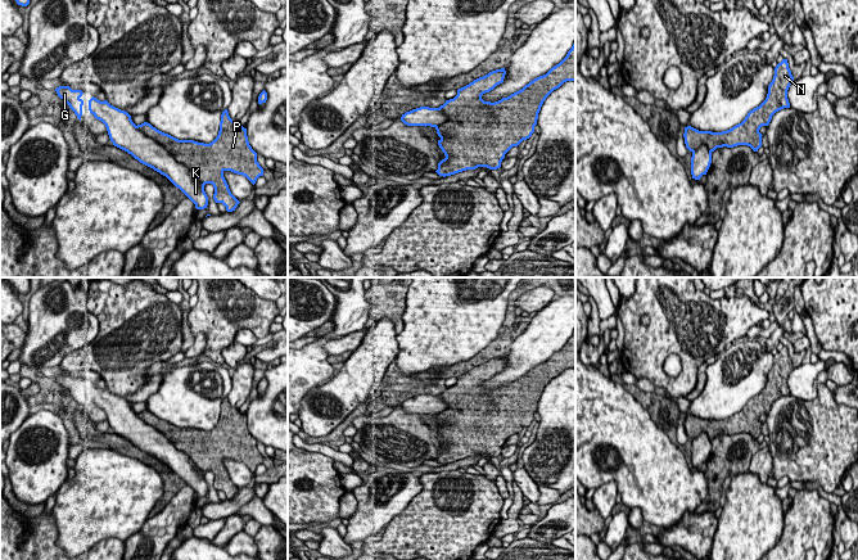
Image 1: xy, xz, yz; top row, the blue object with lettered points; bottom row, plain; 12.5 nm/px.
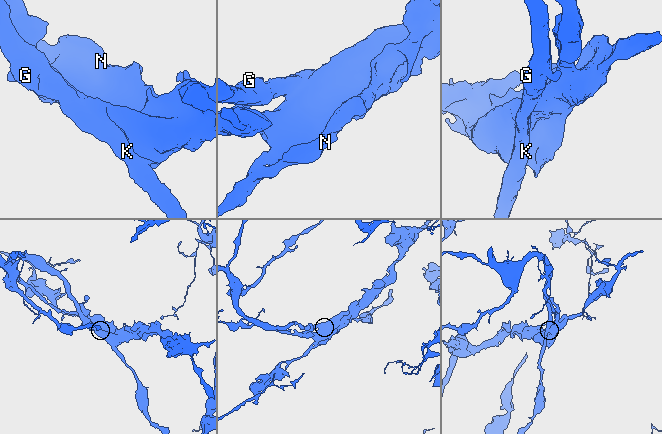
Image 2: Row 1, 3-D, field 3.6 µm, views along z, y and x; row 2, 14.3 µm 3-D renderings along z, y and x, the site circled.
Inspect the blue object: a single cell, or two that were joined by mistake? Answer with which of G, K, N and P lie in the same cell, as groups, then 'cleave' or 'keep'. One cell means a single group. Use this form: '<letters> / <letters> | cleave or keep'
G K / N P | cleave

